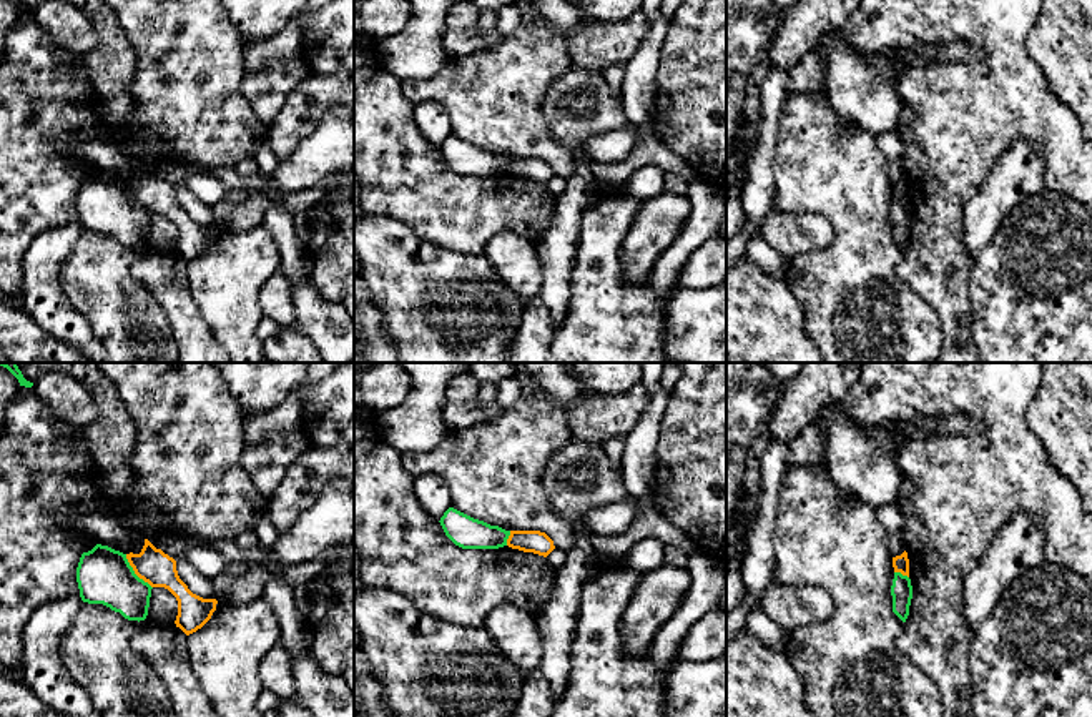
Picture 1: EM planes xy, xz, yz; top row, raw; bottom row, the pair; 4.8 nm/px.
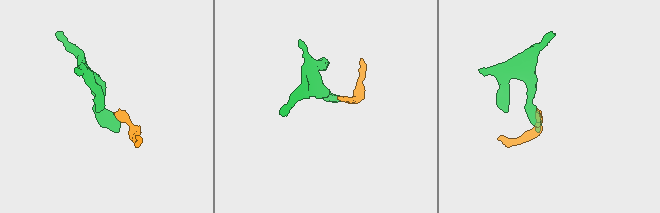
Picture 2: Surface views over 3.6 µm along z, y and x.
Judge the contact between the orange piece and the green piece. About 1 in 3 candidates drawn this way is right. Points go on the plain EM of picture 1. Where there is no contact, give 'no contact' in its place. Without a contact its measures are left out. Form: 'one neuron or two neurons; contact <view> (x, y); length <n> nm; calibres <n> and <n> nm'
two neurons; contact xy (135, 200); length 220 nm; calibres 170 and 260 nm

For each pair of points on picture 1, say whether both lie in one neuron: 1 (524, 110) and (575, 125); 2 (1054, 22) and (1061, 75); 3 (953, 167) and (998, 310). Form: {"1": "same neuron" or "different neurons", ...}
{"1": "different neurons", "2": "same neuron", "3": "different neurons"}

